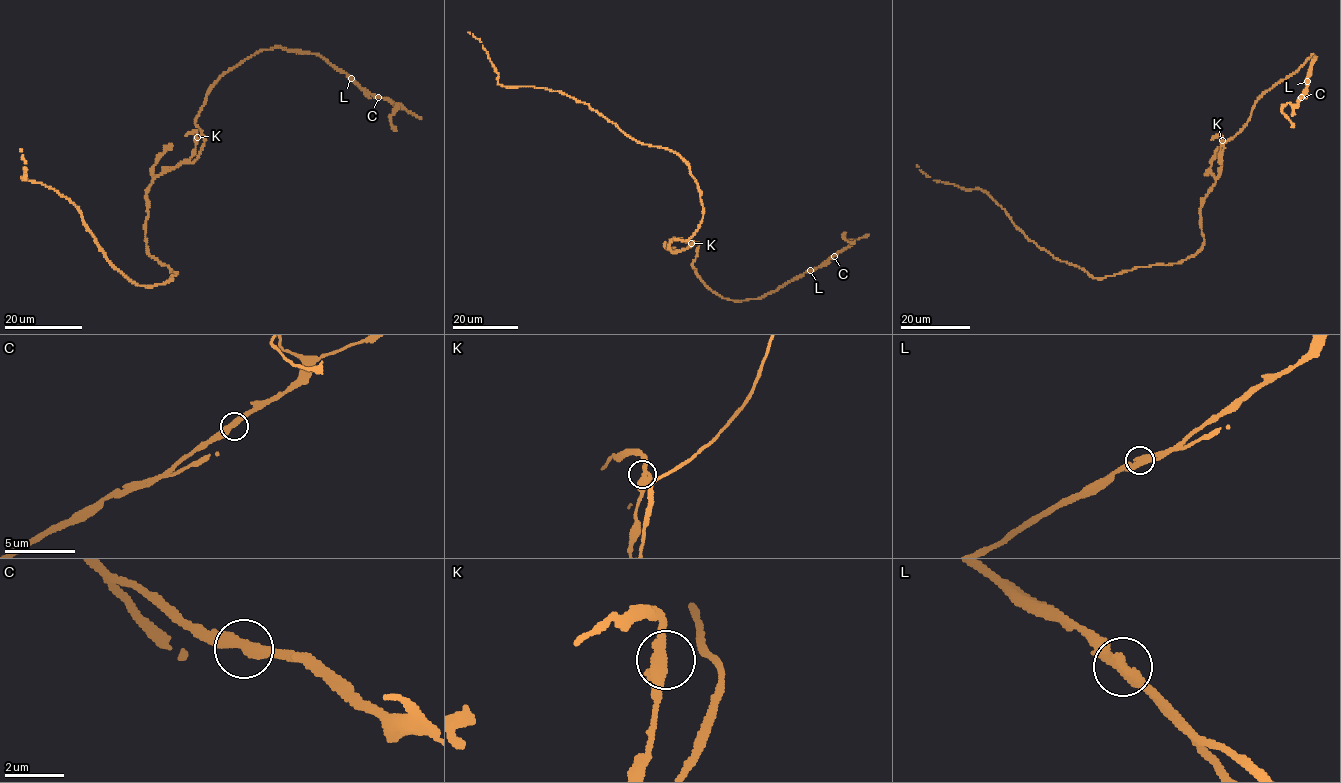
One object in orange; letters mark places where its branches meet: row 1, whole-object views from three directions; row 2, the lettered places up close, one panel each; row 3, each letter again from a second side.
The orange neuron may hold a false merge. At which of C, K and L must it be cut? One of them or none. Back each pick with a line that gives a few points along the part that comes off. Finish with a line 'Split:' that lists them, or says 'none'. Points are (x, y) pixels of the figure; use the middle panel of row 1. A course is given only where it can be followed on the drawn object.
L: foreign part runs (809, 270), (757, 298), (743, 300)
Split: L

